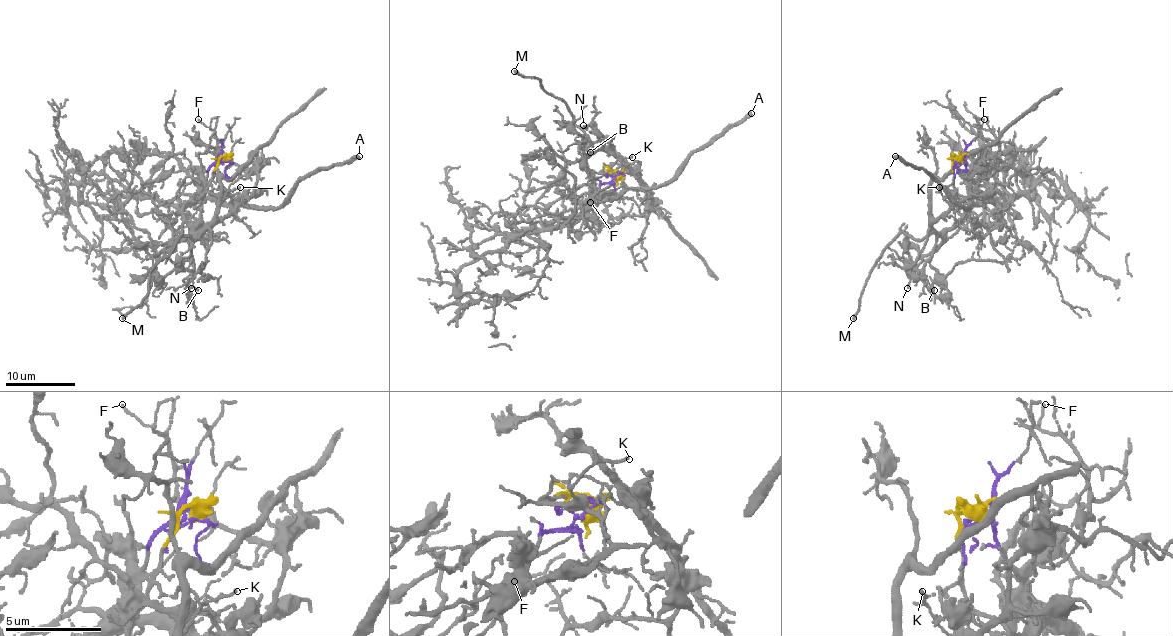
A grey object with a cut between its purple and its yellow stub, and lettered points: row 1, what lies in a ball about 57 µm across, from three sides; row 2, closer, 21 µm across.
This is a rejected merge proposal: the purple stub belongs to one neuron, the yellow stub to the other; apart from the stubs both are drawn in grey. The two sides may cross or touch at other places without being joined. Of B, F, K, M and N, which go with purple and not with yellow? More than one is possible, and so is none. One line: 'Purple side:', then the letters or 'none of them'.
Purple side: B, F, M, N

